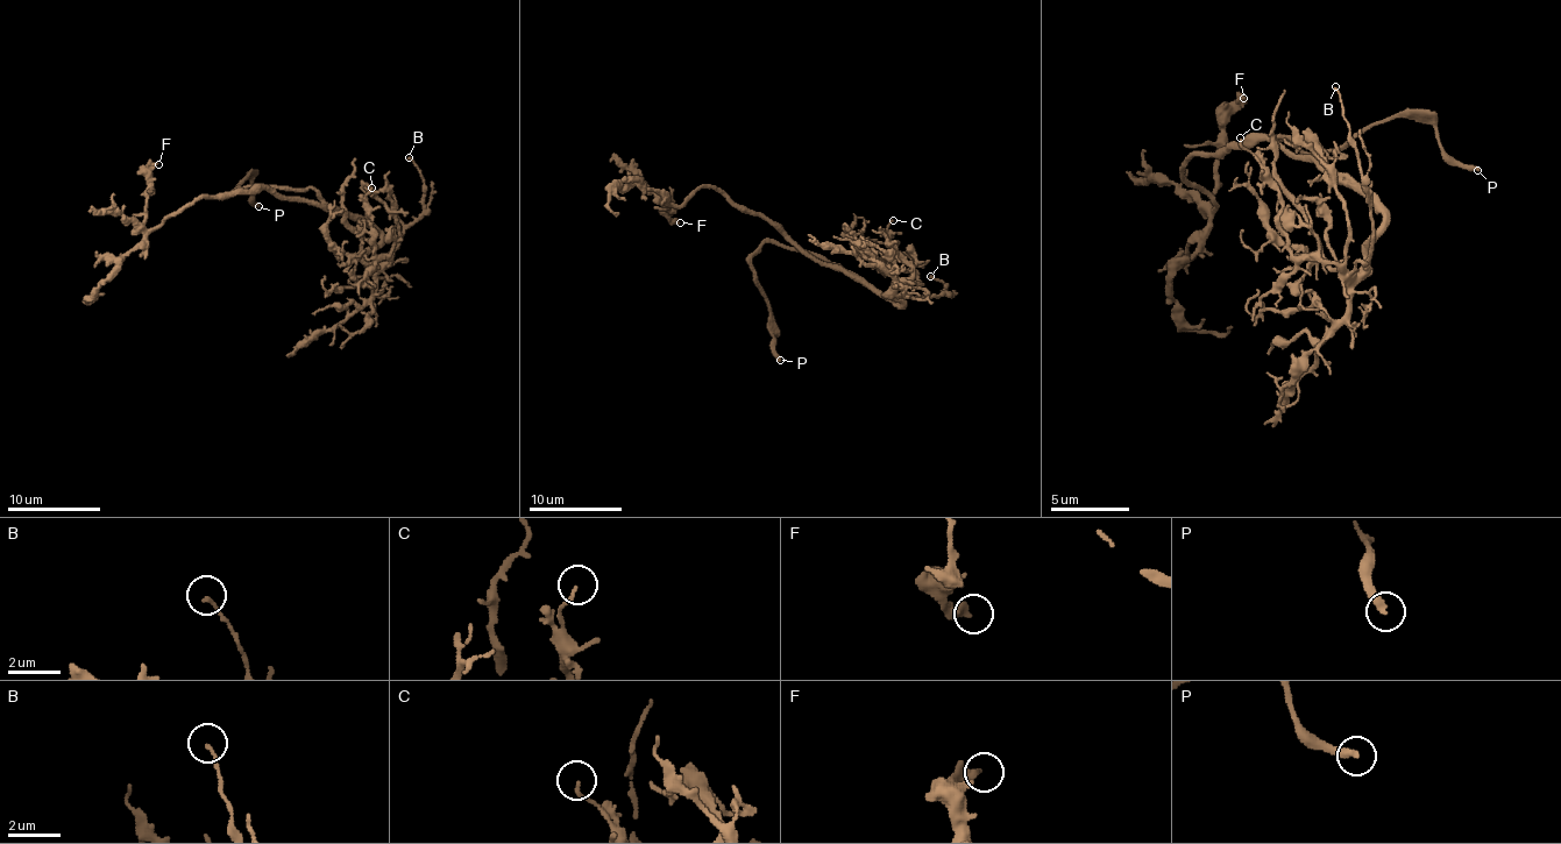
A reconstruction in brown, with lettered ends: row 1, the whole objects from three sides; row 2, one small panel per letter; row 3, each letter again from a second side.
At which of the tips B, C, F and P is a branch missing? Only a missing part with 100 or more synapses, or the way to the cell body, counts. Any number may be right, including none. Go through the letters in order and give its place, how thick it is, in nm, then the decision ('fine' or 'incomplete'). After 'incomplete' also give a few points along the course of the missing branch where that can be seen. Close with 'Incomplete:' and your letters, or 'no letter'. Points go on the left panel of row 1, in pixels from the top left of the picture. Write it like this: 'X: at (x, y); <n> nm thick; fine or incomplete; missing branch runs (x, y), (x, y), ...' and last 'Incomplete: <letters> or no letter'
B: at (409, 157); 130 nm thick; fine
C: at (371, 188); 120 nm thick; fine
F: at (158, 164); 400 nm thick; fine
P: at (259, 206); 300 nm thick; incomplete
Incomplete: P

